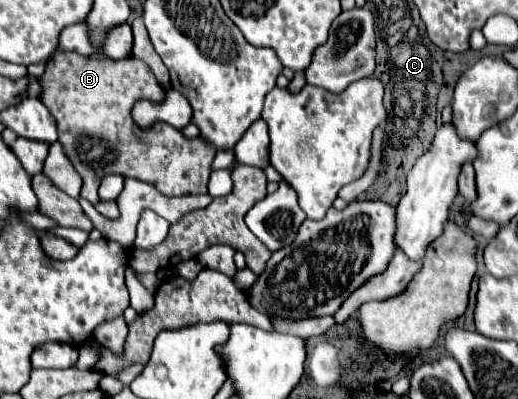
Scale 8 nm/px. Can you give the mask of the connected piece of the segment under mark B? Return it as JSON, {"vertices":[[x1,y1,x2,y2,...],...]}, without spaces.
{"vertices":[[55,51,51,59,47,61,45,73,39,77,41,83,41,101,49,107,53,117,57,119,59,129,59,141,63,143,63,149,75,169,83,175,83,191,81,197,89,203,99,203,99,183,105,175,119,173,123,177,133,177,158,186,169,186,169,195,182,196,187,194,204,194,207,191,207,179,211,173,211,161,215,155,215,149,205,143,203,139,185,139,179,129,157,123,147,131,139,131,131,119,131,107,137,99,163,99,165,91,157,83,155,75,151,75,151,69,135,57,125,57,119,61,111,59,87,59,73,51]]}

